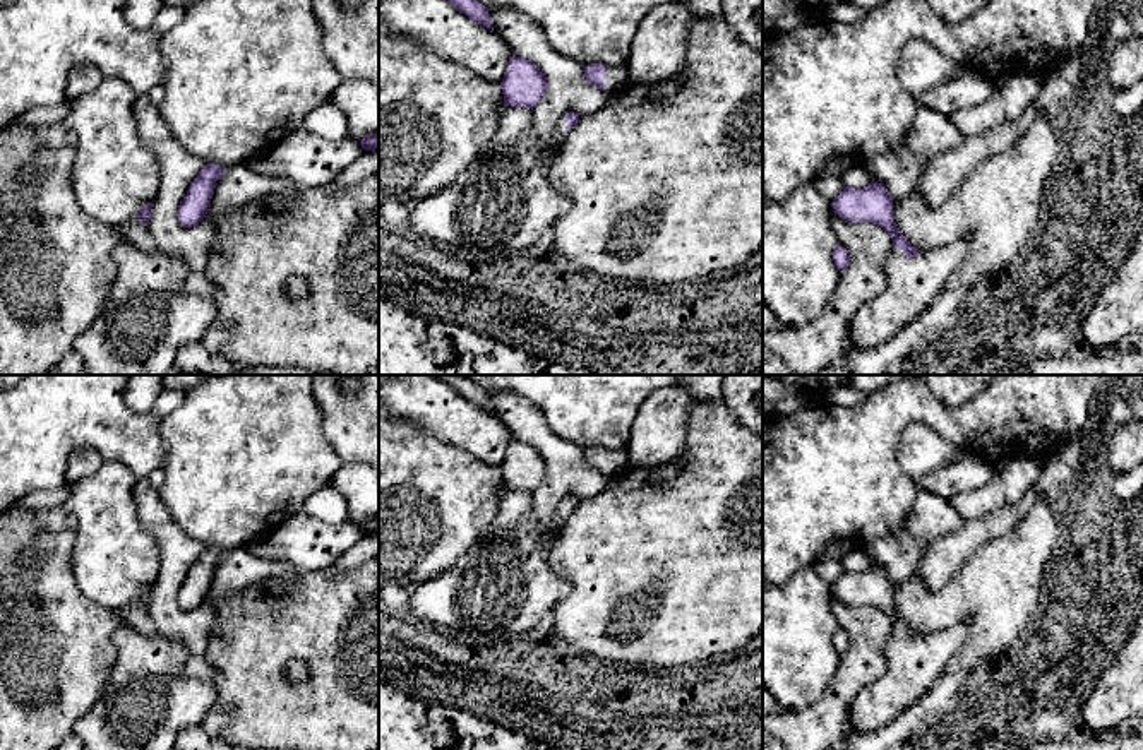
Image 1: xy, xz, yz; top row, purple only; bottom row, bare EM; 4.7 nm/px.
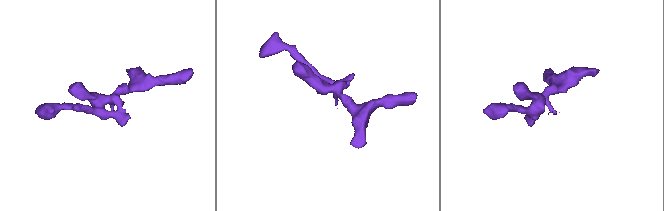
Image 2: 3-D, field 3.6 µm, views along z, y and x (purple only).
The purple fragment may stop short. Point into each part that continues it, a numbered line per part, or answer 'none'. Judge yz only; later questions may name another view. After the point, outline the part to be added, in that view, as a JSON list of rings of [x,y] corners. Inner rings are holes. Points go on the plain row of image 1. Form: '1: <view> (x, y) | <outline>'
1: yz (912, 668) | [[[966,623],[922,634],[913,642],[893,628],[884,649],[886,671],[855,697],[850,728],[859,735],[874,731],[910,711],[937,683],[965,640]]]

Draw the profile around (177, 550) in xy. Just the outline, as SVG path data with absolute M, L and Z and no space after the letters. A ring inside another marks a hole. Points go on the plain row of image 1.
M154 469L149 476L137 478L132 490L139 519L159 546L159 574L153 586L147 613L154 634L180 640L189 649L183 671L216 683L218 671L206 659L216 620L212 608L202 604L185 611L177 601L180 586L206 546L185 534L166 510L158 493L163 481L165 473Z

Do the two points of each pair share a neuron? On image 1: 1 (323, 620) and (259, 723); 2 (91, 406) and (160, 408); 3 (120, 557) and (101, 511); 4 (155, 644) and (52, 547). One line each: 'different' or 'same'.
1: same
2: different
3: same
4: different

